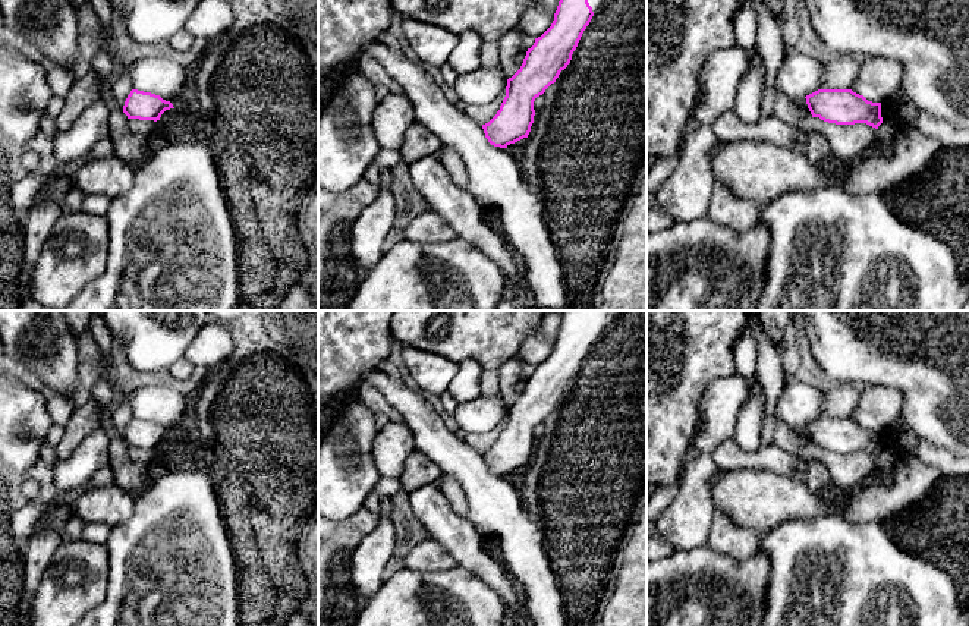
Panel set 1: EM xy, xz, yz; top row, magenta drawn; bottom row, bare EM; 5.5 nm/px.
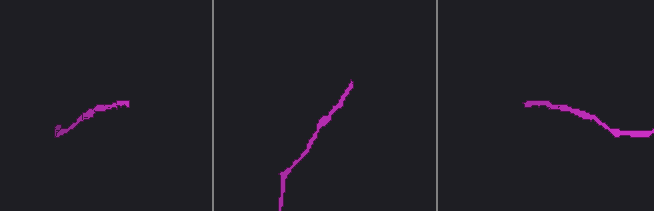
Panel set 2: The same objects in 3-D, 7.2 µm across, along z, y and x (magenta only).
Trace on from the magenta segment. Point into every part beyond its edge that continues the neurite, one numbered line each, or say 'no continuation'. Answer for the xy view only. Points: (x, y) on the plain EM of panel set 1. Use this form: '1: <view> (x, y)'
no continuation

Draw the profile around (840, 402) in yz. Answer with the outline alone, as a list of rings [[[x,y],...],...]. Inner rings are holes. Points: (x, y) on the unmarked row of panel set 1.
[[[837,384],[833,391],[824,394],[819,418],[850,418],[861,394],[862,386]]]

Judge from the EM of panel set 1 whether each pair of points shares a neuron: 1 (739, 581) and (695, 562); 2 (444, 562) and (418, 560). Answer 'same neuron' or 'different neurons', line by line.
1: same neuron
2: same neuron

